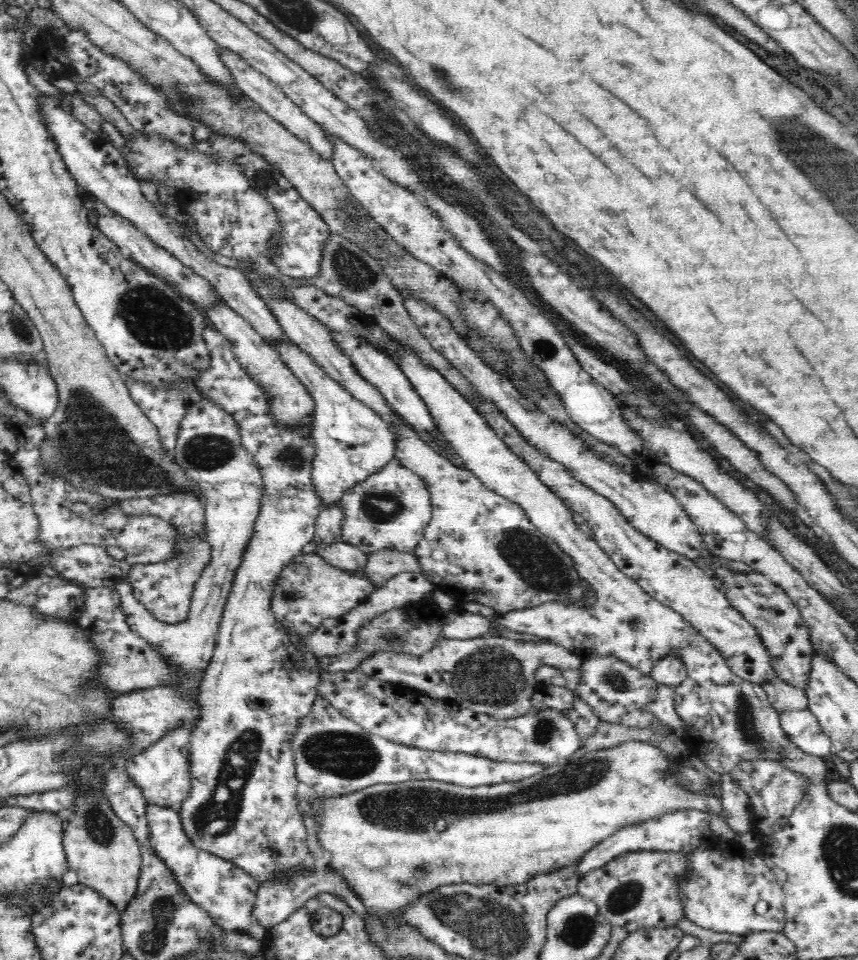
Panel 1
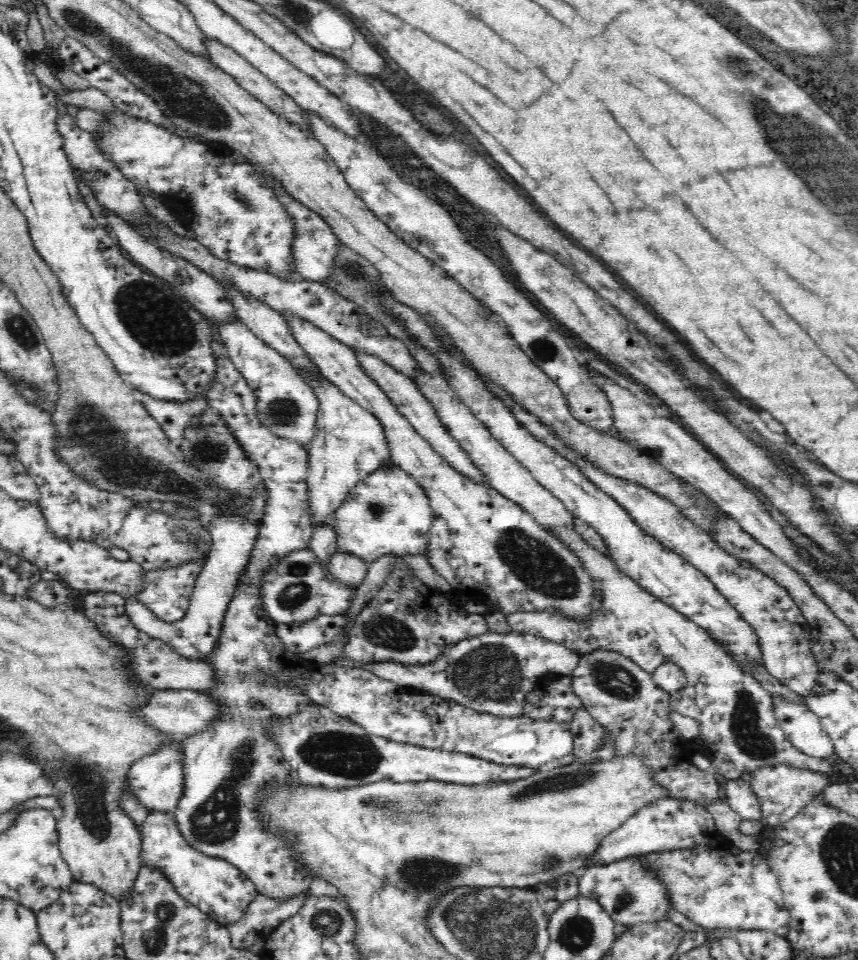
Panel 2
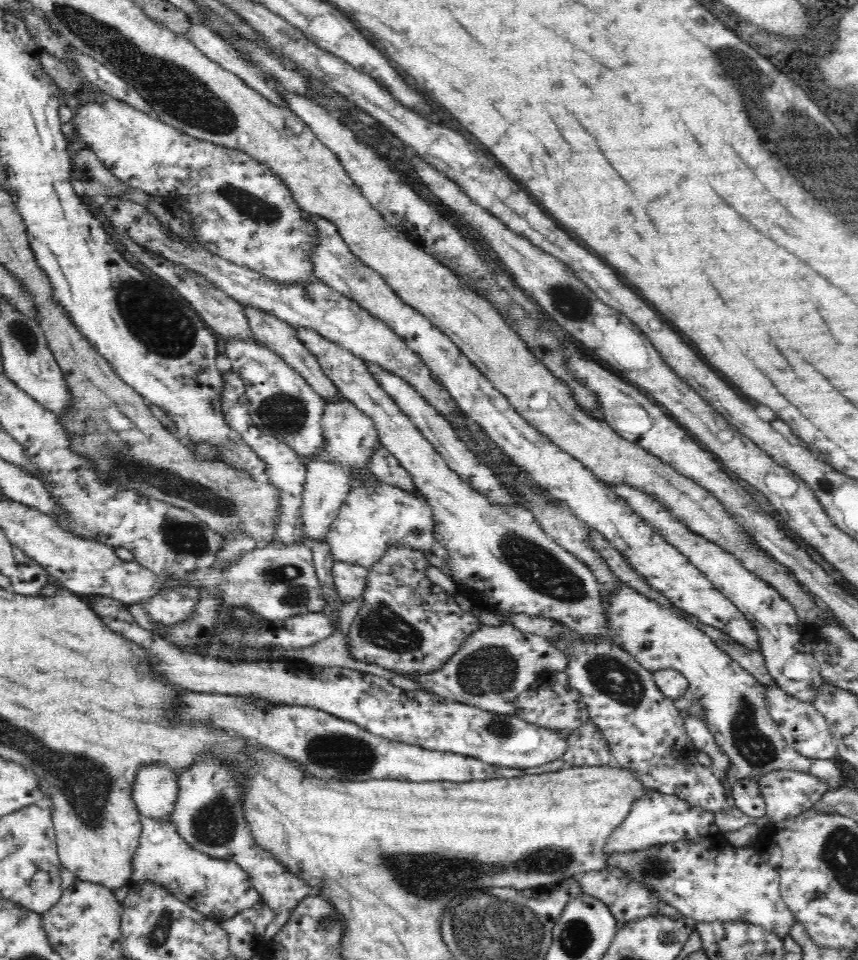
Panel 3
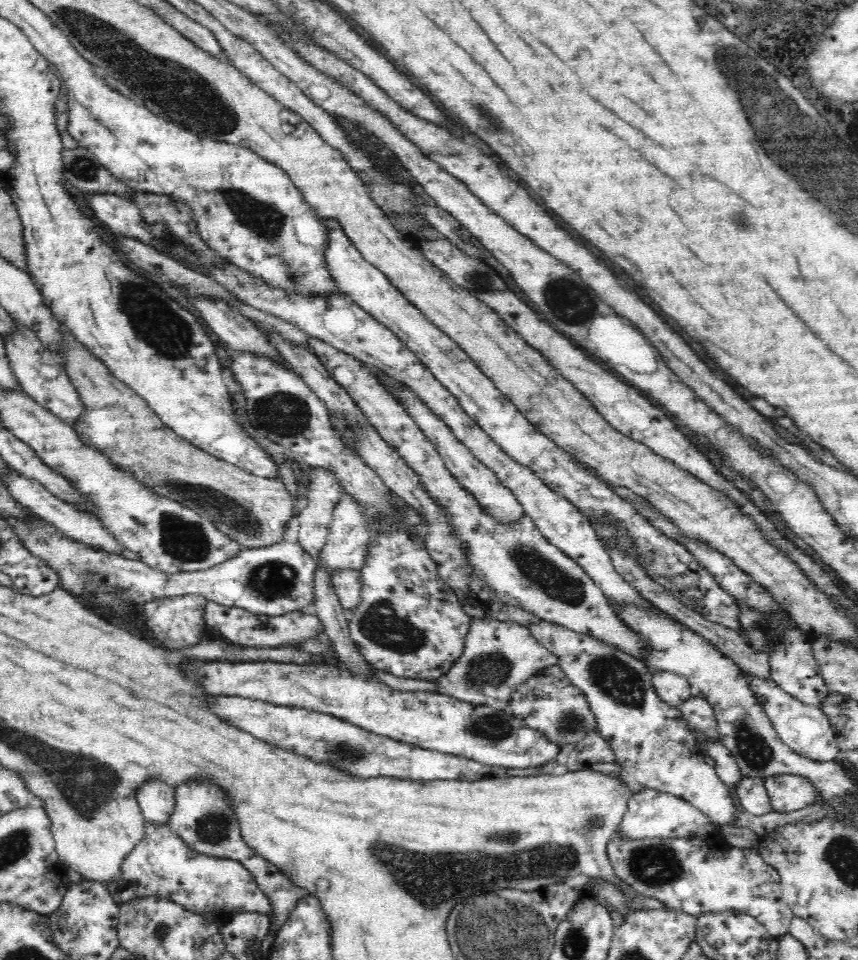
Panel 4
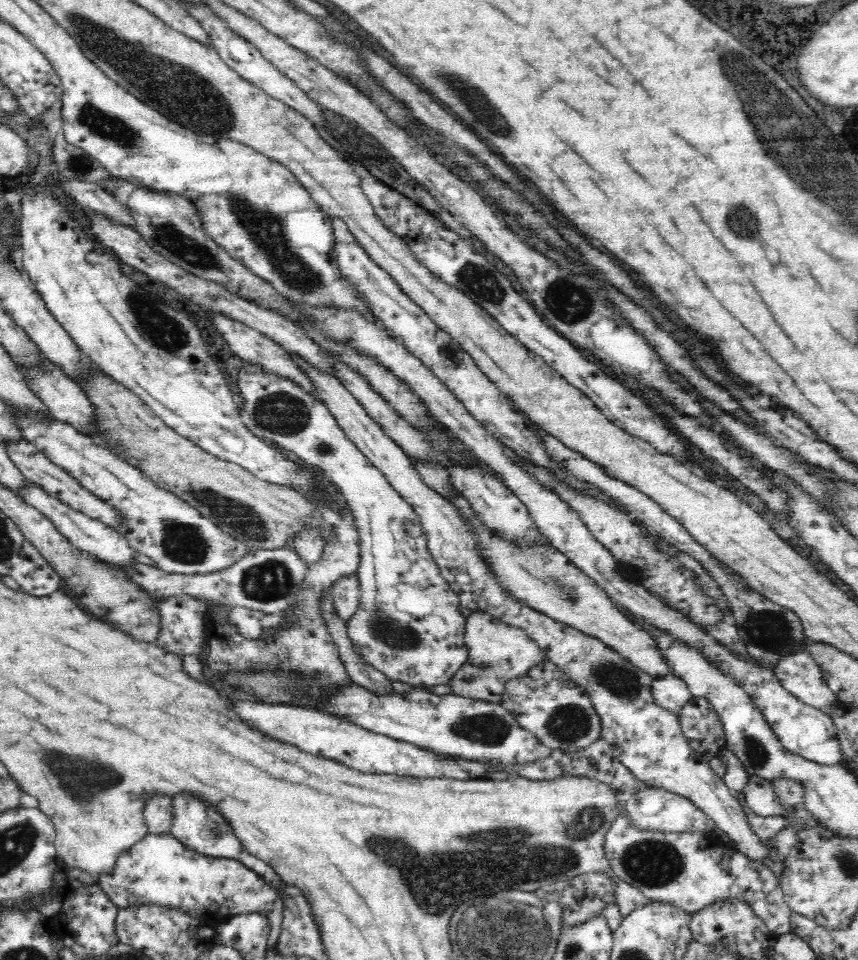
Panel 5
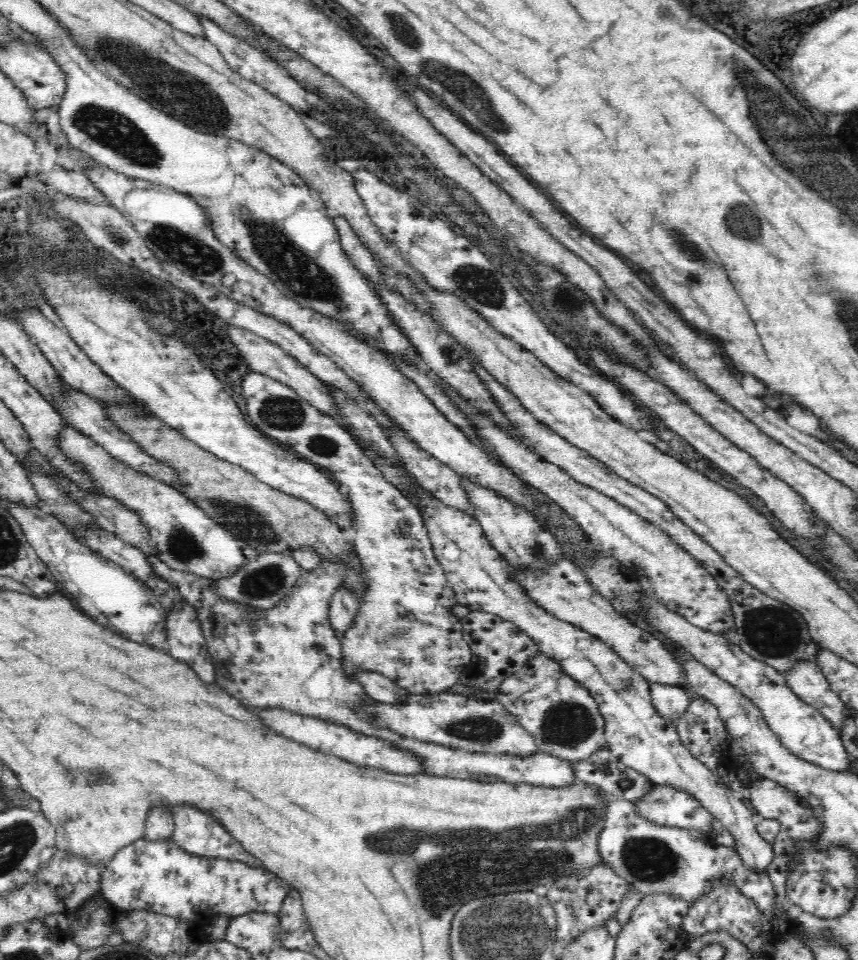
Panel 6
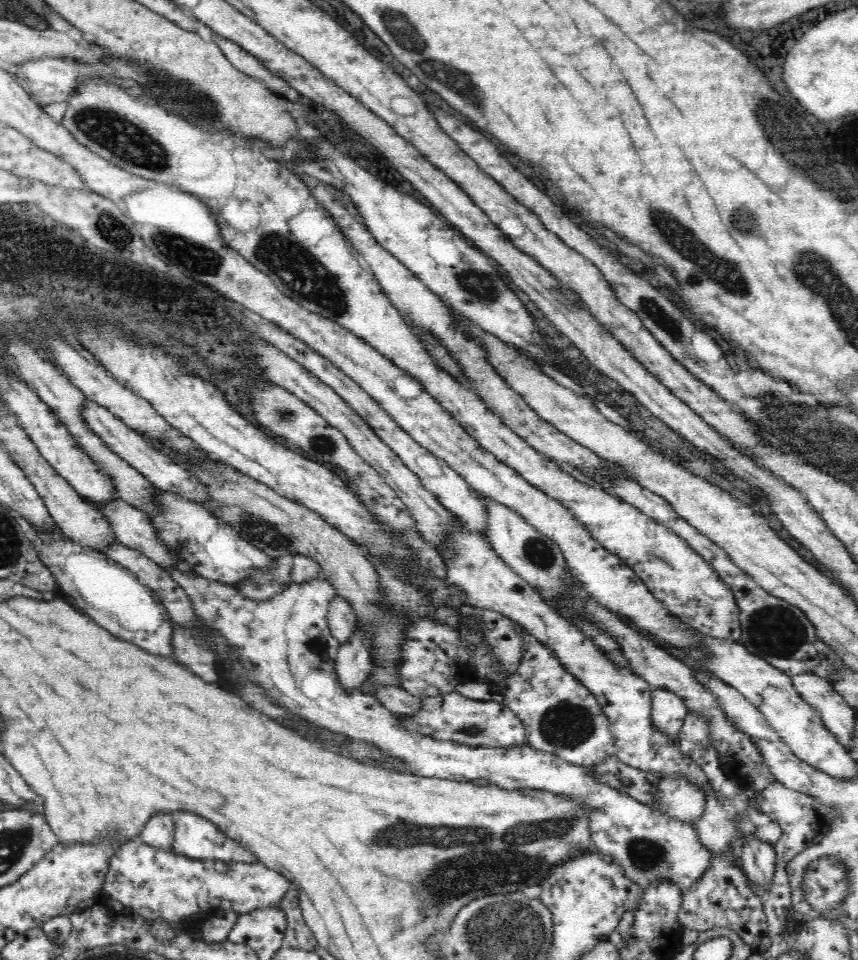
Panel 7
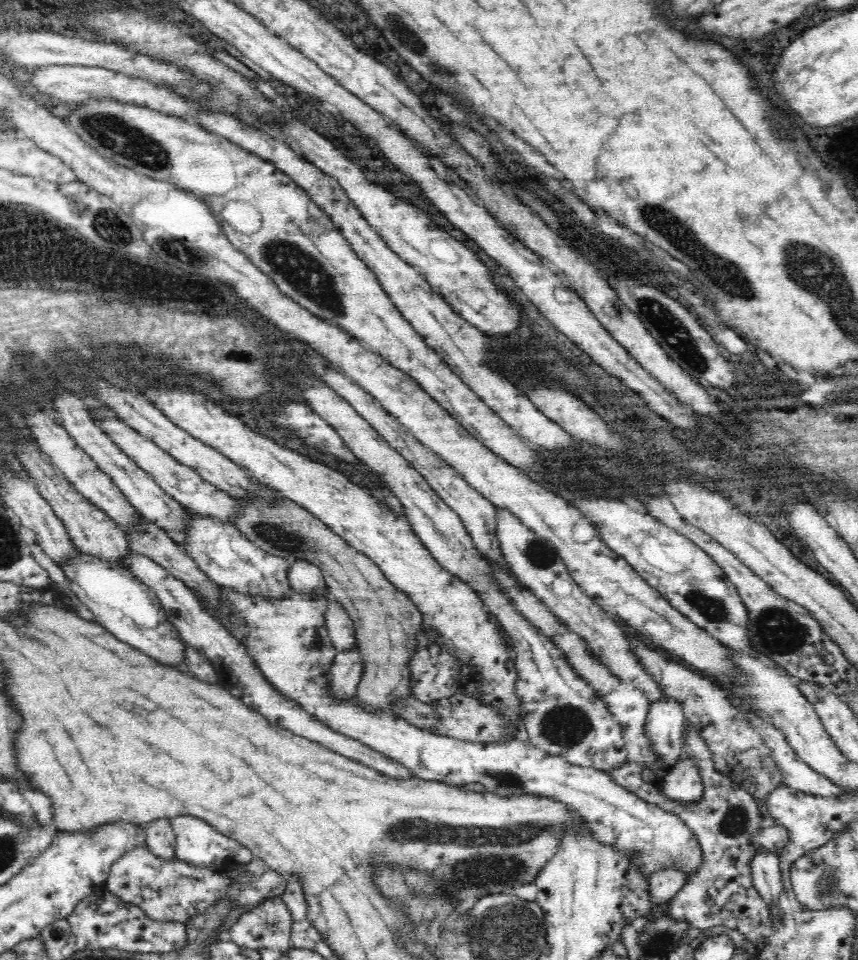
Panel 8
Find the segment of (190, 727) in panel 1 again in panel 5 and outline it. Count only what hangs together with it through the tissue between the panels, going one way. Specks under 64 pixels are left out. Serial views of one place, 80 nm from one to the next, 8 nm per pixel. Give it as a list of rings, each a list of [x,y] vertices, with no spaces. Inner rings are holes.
[[[152,792],[144,800],[143,815],[149,832],[169,832],[173,818],[173,797]]]

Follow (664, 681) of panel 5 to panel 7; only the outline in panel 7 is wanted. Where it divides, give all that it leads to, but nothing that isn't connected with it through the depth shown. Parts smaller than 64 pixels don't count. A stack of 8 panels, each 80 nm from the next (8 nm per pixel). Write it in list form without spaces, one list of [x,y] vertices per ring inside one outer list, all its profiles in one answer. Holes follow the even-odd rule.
[[[654,687],[651,693],[653,723],[660,730],[667,732],[675,742],[679,742],[678,734],[689,712],[684,699],[679,694],[662,687]]]

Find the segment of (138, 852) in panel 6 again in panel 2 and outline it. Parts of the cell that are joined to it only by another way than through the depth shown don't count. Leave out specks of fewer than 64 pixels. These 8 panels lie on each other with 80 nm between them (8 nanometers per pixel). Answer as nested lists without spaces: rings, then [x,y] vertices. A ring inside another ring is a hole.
[[[148,810],[146,820],[143,824],[142,837],[142,862],[150,867],[156,867],[158,871],[164,873],[168,880],[174,885],[174,889],[184,897],[188,903],[197,906],[211,920],[228,928],[232,924],[238,924],[244,918],[245,910],[249,905],[259,897],[256,885],[248,879],[244,872],[241,872],[236,866],[229,864],[226,860],[218,857],[208,856],[199,852],[184,838],[179,829],[173,811],[162,812],[161,810]]]

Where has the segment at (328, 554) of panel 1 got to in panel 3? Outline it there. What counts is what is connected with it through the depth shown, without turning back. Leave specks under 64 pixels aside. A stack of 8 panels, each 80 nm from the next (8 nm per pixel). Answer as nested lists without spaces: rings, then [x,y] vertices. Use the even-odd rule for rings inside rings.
[[[335,560],[332,566],[335,588],[344,603],[354,600],[366,588],[368,575],[369,570],[355,562]]]

